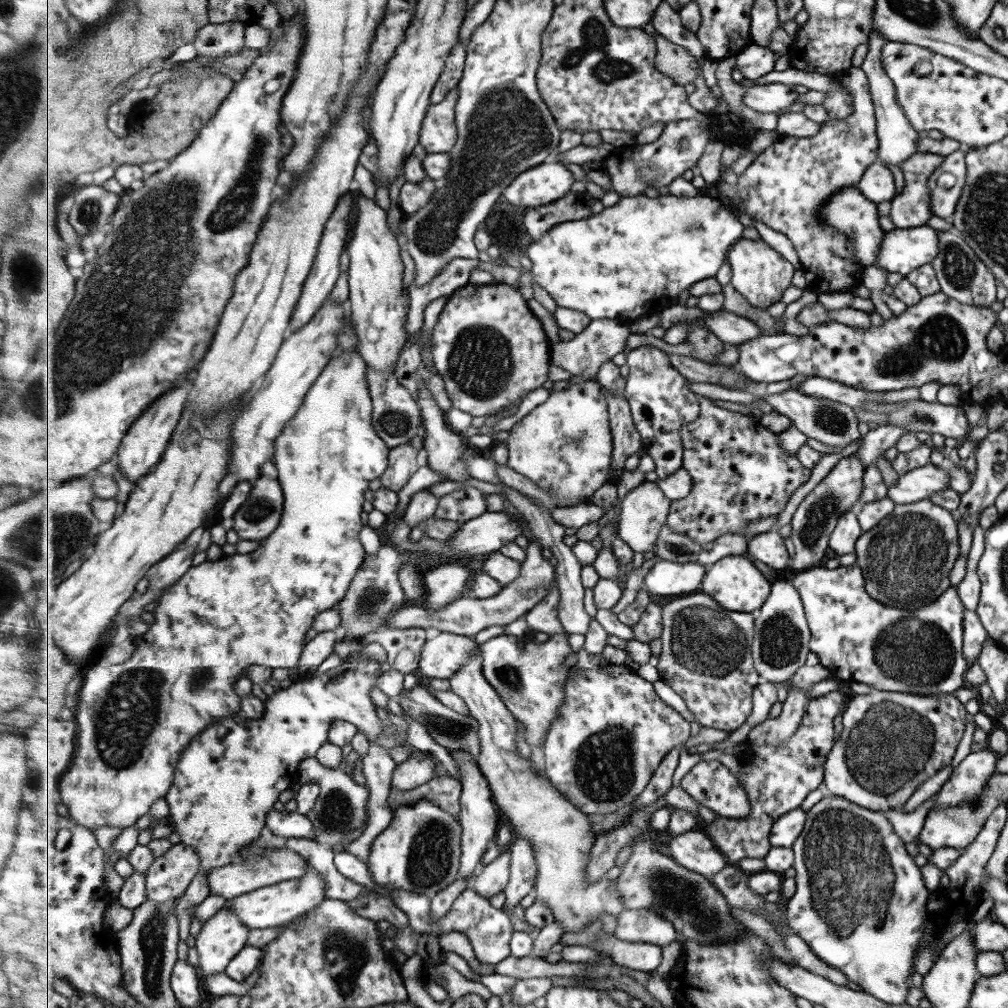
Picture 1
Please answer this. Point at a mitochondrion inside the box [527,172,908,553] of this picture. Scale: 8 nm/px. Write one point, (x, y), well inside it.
(831, 419)

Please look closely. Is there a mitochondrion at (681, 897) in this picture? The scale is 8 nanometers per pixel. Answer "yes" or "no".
yes

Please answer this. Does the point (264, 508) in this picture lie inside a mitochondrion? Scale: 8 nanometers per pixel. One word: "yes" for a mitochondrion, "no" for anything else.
yes

